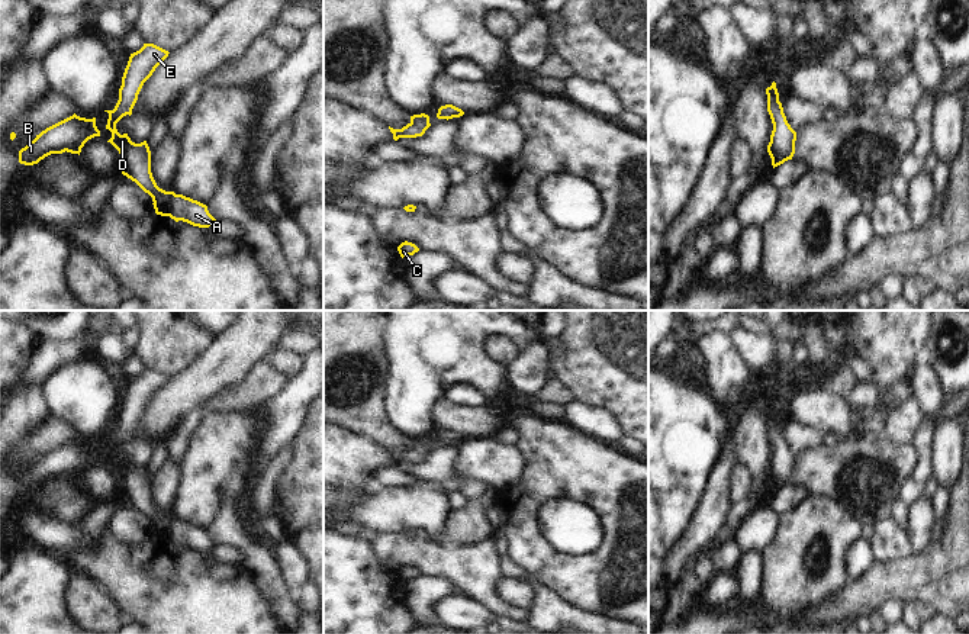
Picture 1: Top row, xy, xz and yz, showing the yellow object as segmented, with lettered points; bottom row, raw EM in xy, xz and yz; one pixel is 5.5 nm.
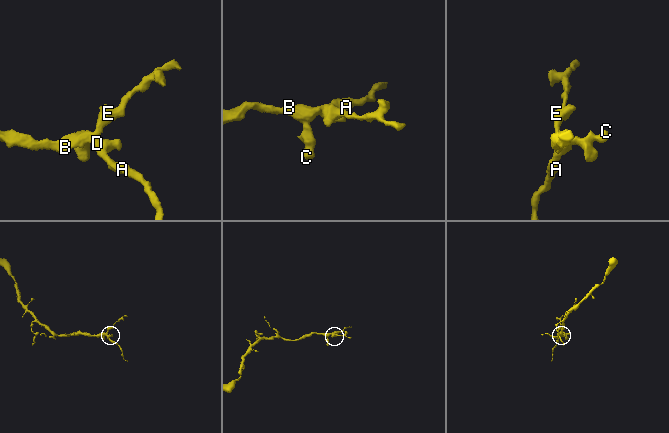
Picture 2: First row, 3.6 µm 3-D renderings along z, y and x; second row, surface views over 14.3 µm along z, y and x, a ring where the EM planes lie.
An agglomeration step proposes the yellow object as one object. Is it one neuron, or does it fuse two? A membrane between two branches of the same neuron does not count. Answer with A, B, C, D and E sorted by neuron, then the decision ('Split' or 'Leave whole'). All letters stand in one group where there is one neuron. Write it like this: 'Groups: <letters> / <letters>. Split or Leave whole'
Groups: A B C D E. Leave whole.

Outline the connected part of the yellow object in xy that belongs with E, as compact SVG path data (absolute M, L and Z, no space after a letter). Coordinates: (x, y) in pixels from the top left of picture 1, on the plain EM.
M144 369L139 376L131 379L122 402L119 425L113 435L104 435L109 438L106 454L112 457L107 467L120 479L122 499L152 522L157 540L170 541L176 547L183 546L193 551L209 553L216 544L209 538L206 530L174 516L165 516L157 511L151 498L151 476L147 466L135 469L128 458L120 460L116 454L116 448L123 441L132 440L144 408L168 379L168 376L154 369Z

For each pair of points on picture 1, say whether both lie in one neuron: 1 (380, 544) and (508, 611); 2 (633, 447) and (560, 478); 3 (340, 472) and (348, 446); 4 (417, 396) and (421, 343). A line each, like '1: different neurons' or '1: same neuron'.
1: same neuron
2: different neurons
3: same neuron
4: same neuron

